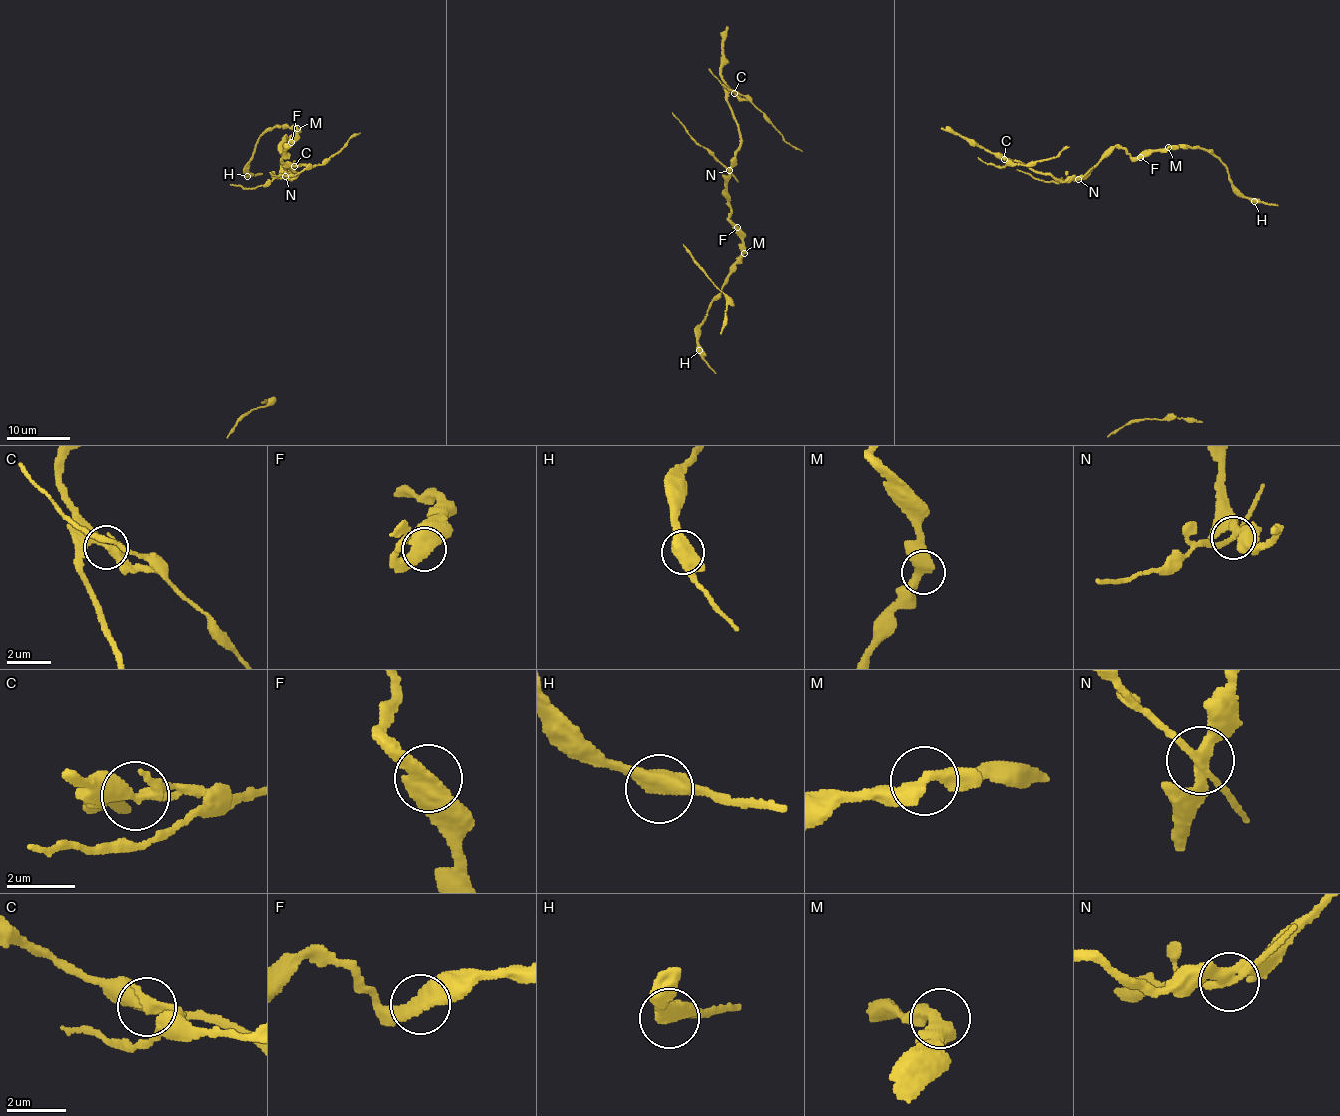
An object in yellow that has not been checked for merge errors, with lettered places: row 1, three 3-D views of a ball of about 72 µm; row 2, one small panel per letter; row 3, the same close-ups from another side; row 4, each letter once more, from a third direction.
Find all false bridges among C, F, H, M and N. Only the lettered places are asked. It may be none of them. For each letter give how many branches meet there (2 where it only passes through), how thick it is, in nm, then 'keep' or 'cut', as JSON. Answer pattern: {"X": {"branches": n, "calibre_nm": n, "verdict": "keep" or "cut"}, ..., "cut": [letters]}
{"C": {"branches": 3, "calibre_nm": 320, "verdict": "cut"}, "F": {"branches": 2, "calibre_nm": 480, "verdict": "keep"}, "H": {"branches": 3, "calibre_nm": 480, "verdict": "keep"}, "M": {"branches": 2, "calibre_nm": 440, "verdict": "keep"}, "N": {"branches": 4, "calibre_nm": 300, "verdict": "cut"}, "cut": ["C", "N"]}

